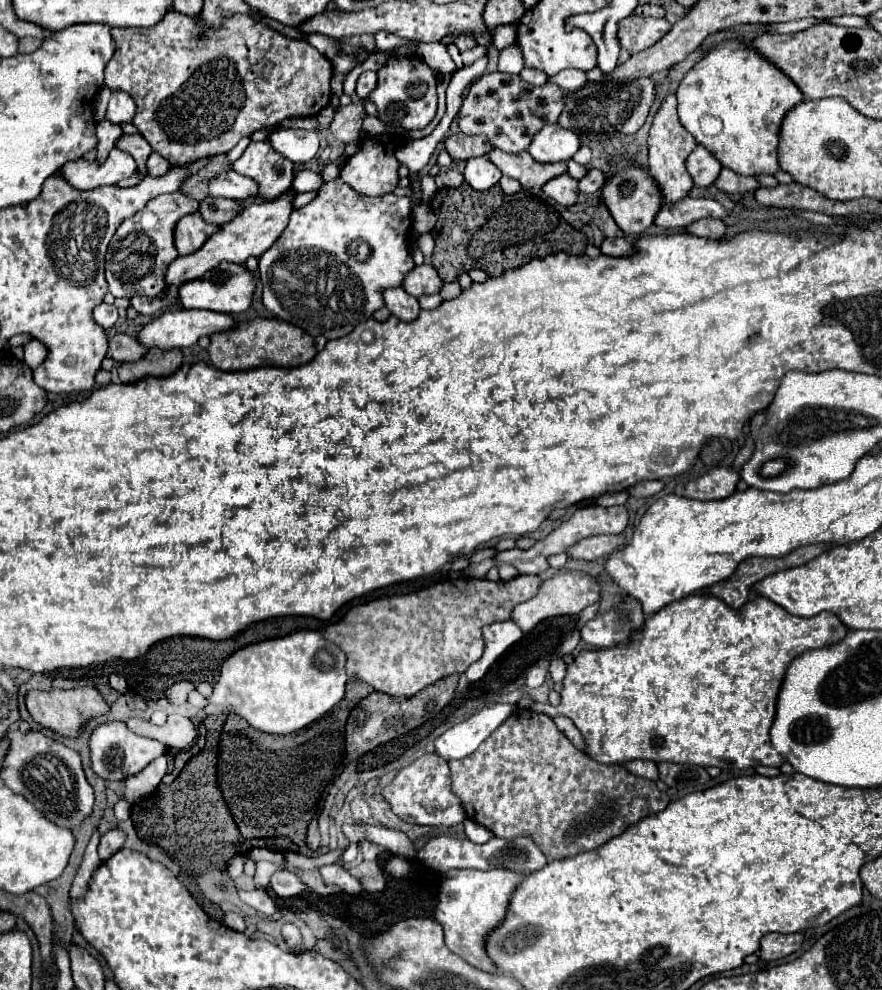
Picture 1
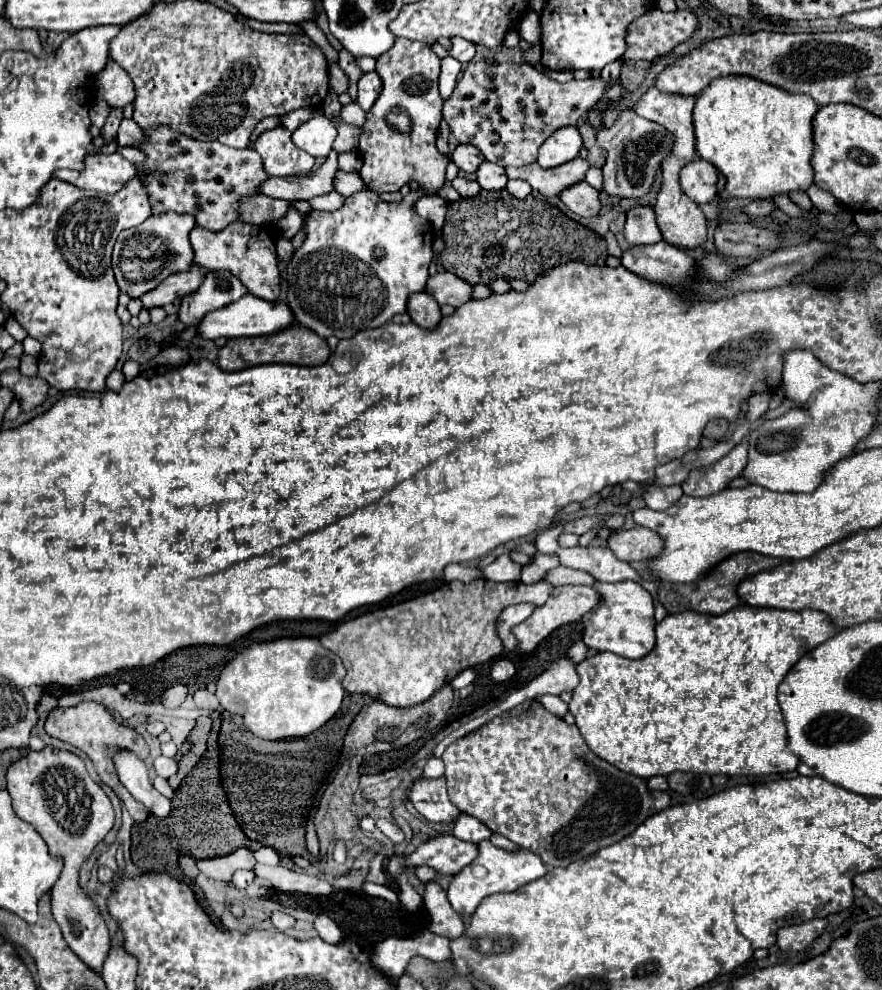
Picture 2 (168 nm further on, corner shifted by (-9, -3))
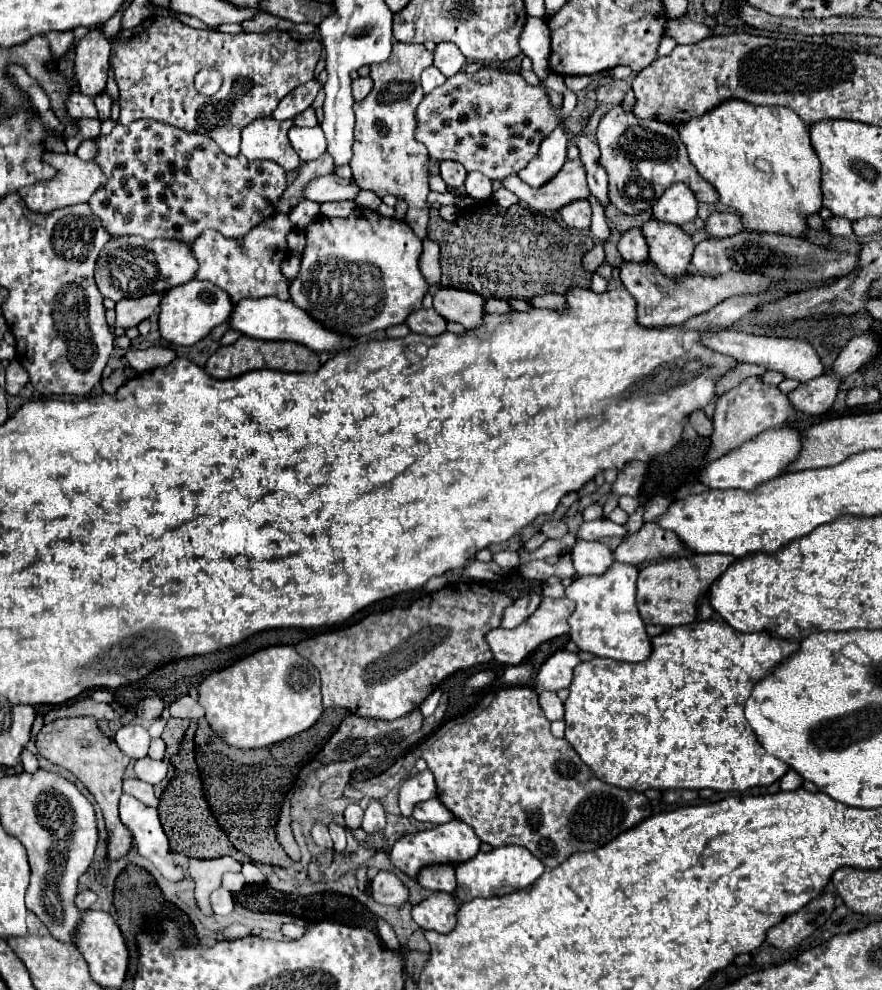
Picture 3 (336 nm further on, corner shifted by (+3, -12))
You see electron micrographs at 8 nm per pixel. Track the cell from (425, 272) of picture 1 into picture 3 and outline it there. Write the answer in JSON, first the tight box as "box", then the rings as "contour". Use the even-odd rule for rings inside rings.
{"box":[433,286,483,328],"contour":[[[439,286],[433,294],[435,312],[447,322],[459,322],[465,328],[477,328],[483,324],[483,302],[483,296],[459,288]]]}

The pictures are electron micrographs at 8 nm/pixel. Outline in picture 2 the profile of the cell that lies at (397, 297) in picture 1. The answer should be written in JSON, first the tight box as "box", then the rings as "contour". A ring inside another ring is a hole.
{"box":[407,293,443,329],"contour":[[[427,293],[411,295],[407,311],[409,311],[413,323],[417,323],[423,329],[435,329],[443,317],[437,301],[431,299]]]}

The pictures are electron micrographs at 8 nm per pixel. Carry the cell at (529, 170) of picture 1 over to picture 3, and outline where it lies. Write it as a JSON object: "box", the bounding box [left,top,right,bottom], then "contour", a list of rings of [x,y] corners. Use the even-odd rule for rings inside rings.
{"box":[501,160,589,212],"contour":[[[567,160],[563,170],[559,170],[559,174],[555,174],[555,178],[551,178],[551,182],[547,182],[547,186],[539,186],[539,188],[527,186],[515,174],[503,178],[501,184],[537,212],[559,210],[567,202],[589,196],[585,168],[583,168],[581,160]]]}

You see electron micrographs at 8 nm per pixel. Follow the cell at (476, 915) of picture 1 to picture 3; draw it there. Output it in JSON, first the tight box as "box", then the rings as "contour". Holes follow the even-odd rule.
{"box":[455,846,545,902],"contour":[[[503,846],[493,848],[491,852],[479,852],[471,860],[461,862],[455,868],[455,872],[457,872],[455,896],[459,898],[459,902],[469,902],[473,898],[489,898],[495,894],[503,894],[503,888],[523,890],[545,872],[545,866],[523,846]]]}

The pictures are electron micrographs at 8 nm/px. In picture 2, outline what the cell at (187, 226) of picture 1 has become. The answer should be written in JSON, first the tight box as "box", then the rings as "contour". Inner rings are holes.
{"box":[191,221,281,301],"contour":[[[233,221],[223,231],[217,231],[217,233],[207,231],[203,227],[195,227],[191,231],[191,245],[195,251],[197,265],[201,265],[209,271],[227,269],[243,281],[243,285],[249,289],[249,293],[253,293],[265,301],[275,301],[281,293],[281,271],[279,271],[279,261],[277,261],[277,253],[275,253],[275,237],[277,235],[269,227]]]}

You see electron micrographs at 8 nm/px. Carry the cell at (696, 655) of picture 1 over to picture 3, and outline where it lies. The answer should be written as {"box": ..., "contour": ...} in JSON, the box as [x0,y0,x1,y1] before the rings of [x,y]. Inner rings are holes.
{"box":[565,618,799,792],"contour":[[[721,618],[693,622],[691,626],[669,628],[653,638],[653,652],[639,664],[617,664],[609,658],[593,658],[575,668],[565,702],[565,740],[597,778],[607,784],[645,792],[649,788],[713,788],[723,792],[769,786],[789,766],[771,756],[755,738],[743,706],[757,682],[799,650],[797,640],[777,638],[769,632],[743,634]]]}

